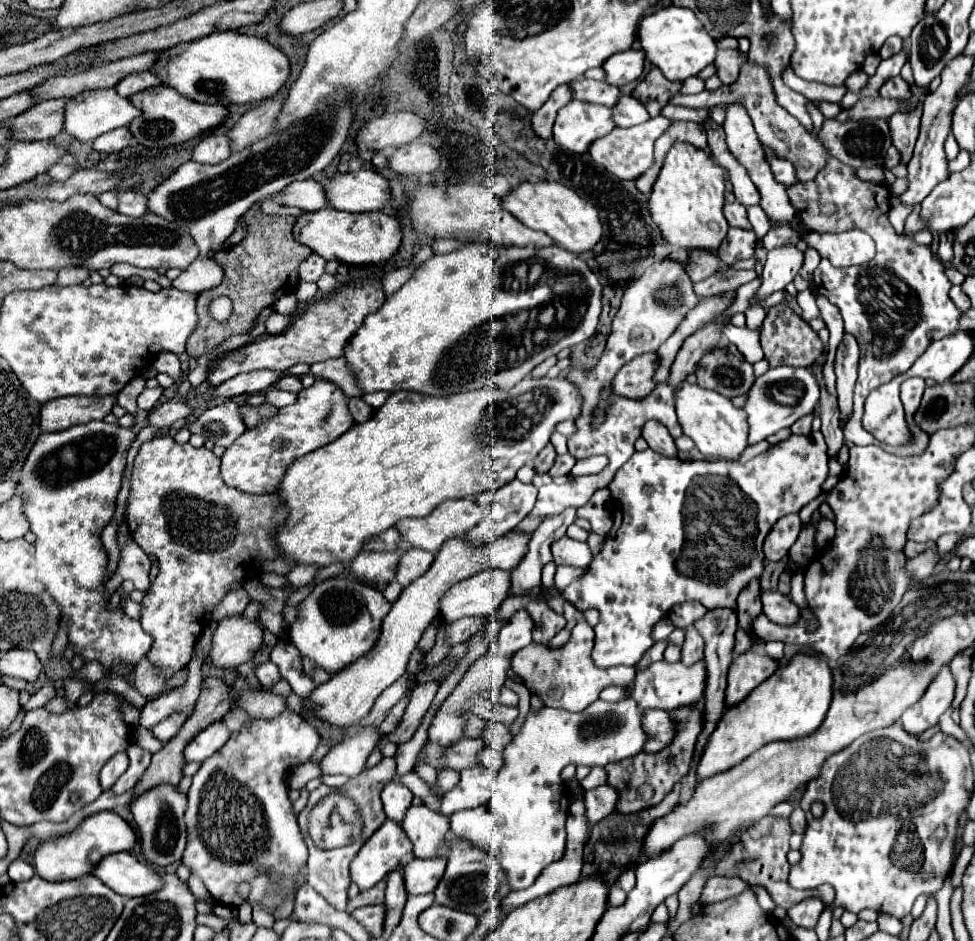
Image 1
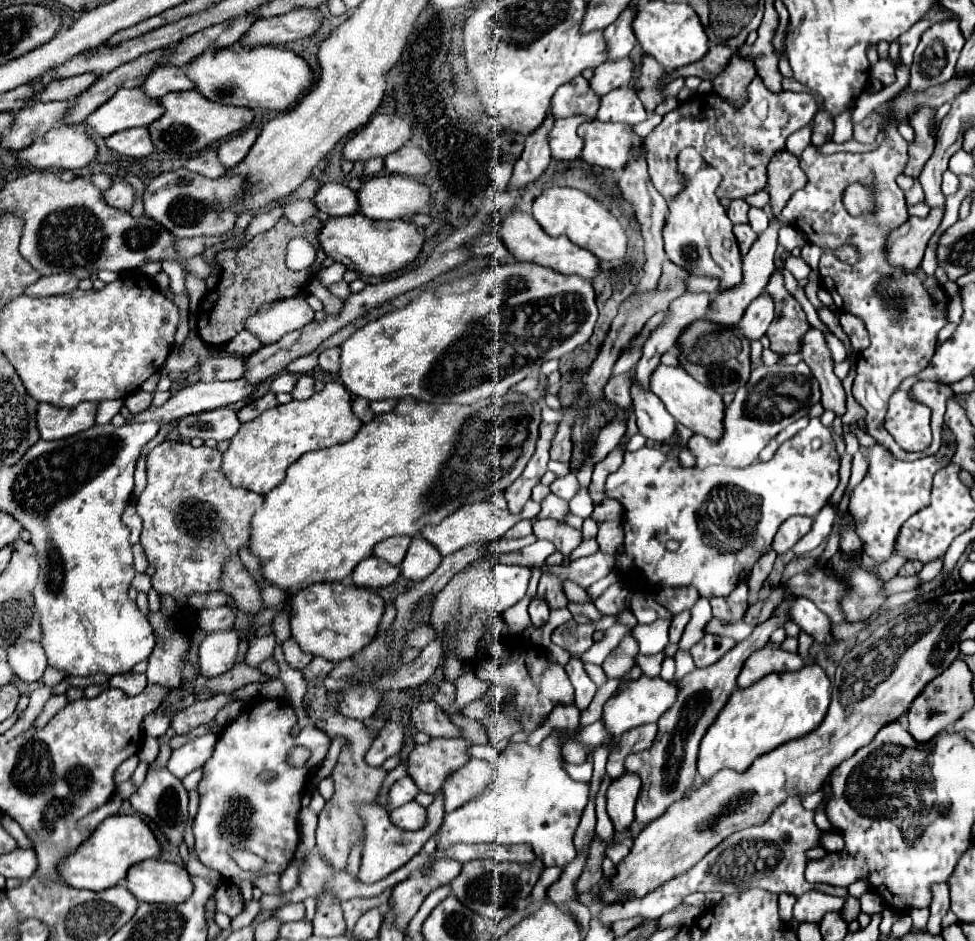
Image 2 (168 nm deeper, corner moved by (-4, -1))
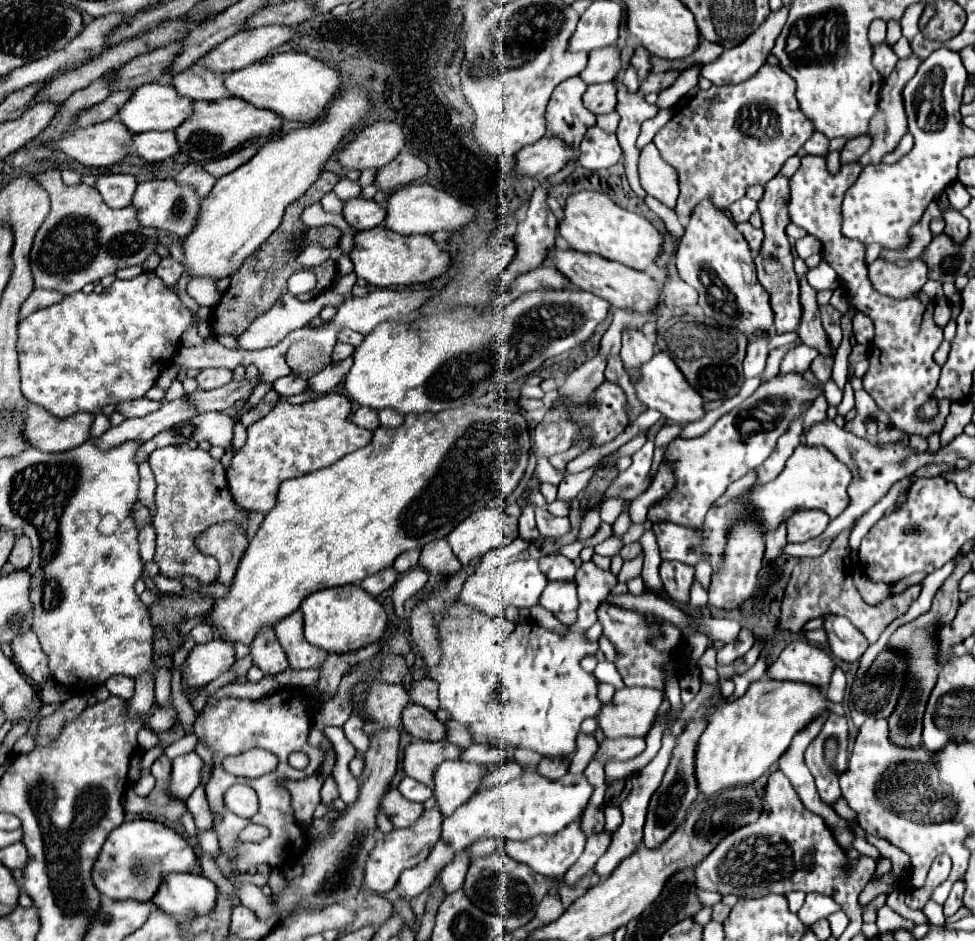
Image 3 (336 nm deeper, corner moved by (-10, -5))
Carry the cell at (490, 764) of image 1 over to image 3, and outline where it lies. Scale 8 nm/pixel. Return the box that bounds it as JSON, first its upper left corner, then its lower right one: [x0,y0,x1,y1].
[462,745,504,765]

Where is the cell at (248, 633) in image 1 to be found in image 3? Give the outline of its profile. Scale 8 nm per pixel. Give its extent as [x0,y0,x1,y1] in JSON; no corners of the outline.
[182,639,236,689]

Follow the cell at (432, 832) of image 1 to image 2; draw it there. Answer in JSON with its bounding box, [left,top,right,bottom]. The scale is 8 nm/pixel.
[390,801,428,831]

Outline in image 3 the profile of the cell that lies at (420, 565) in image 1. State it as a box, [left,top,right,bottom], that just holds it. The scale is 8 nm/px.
[420,539,460,575]

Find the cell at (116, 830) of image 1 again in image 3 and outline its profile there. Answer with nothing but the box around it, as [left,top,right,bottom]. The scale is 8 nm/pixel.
[92,819,198,901]

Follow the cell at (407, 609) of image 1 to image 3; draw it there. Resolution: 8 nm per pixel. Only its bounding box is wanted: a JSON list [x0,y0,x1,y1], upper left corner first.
[342,715,368,753]

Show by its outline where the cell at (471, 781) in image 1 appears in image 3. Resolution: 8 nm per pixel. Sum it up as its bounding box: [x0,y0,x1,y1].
[434,759,482,817]

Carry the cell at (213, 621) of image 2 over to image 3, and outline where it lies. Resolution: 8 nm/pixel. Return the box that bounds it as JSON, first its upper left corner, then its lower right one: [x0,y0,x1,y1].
[190,623,214,645]

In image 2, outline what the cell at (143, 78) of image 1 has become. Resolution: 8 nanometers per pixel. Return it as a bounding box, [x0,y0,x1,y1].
[140,67,194,99]

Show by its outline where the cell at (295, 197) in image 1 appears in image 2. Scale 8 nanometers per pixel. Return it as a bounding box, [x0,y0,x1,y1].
[312,183,358,217]

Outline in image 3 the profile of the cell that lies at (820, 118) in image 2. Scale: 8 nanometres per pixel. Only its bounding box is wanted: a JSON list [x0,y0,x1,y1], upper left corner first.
[804,133,828,155]

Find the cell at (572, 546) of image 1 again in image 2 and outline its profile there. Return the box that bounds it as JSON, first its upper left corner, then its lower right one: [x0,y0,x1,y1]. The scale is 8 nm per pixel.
[534,519,582,563]

